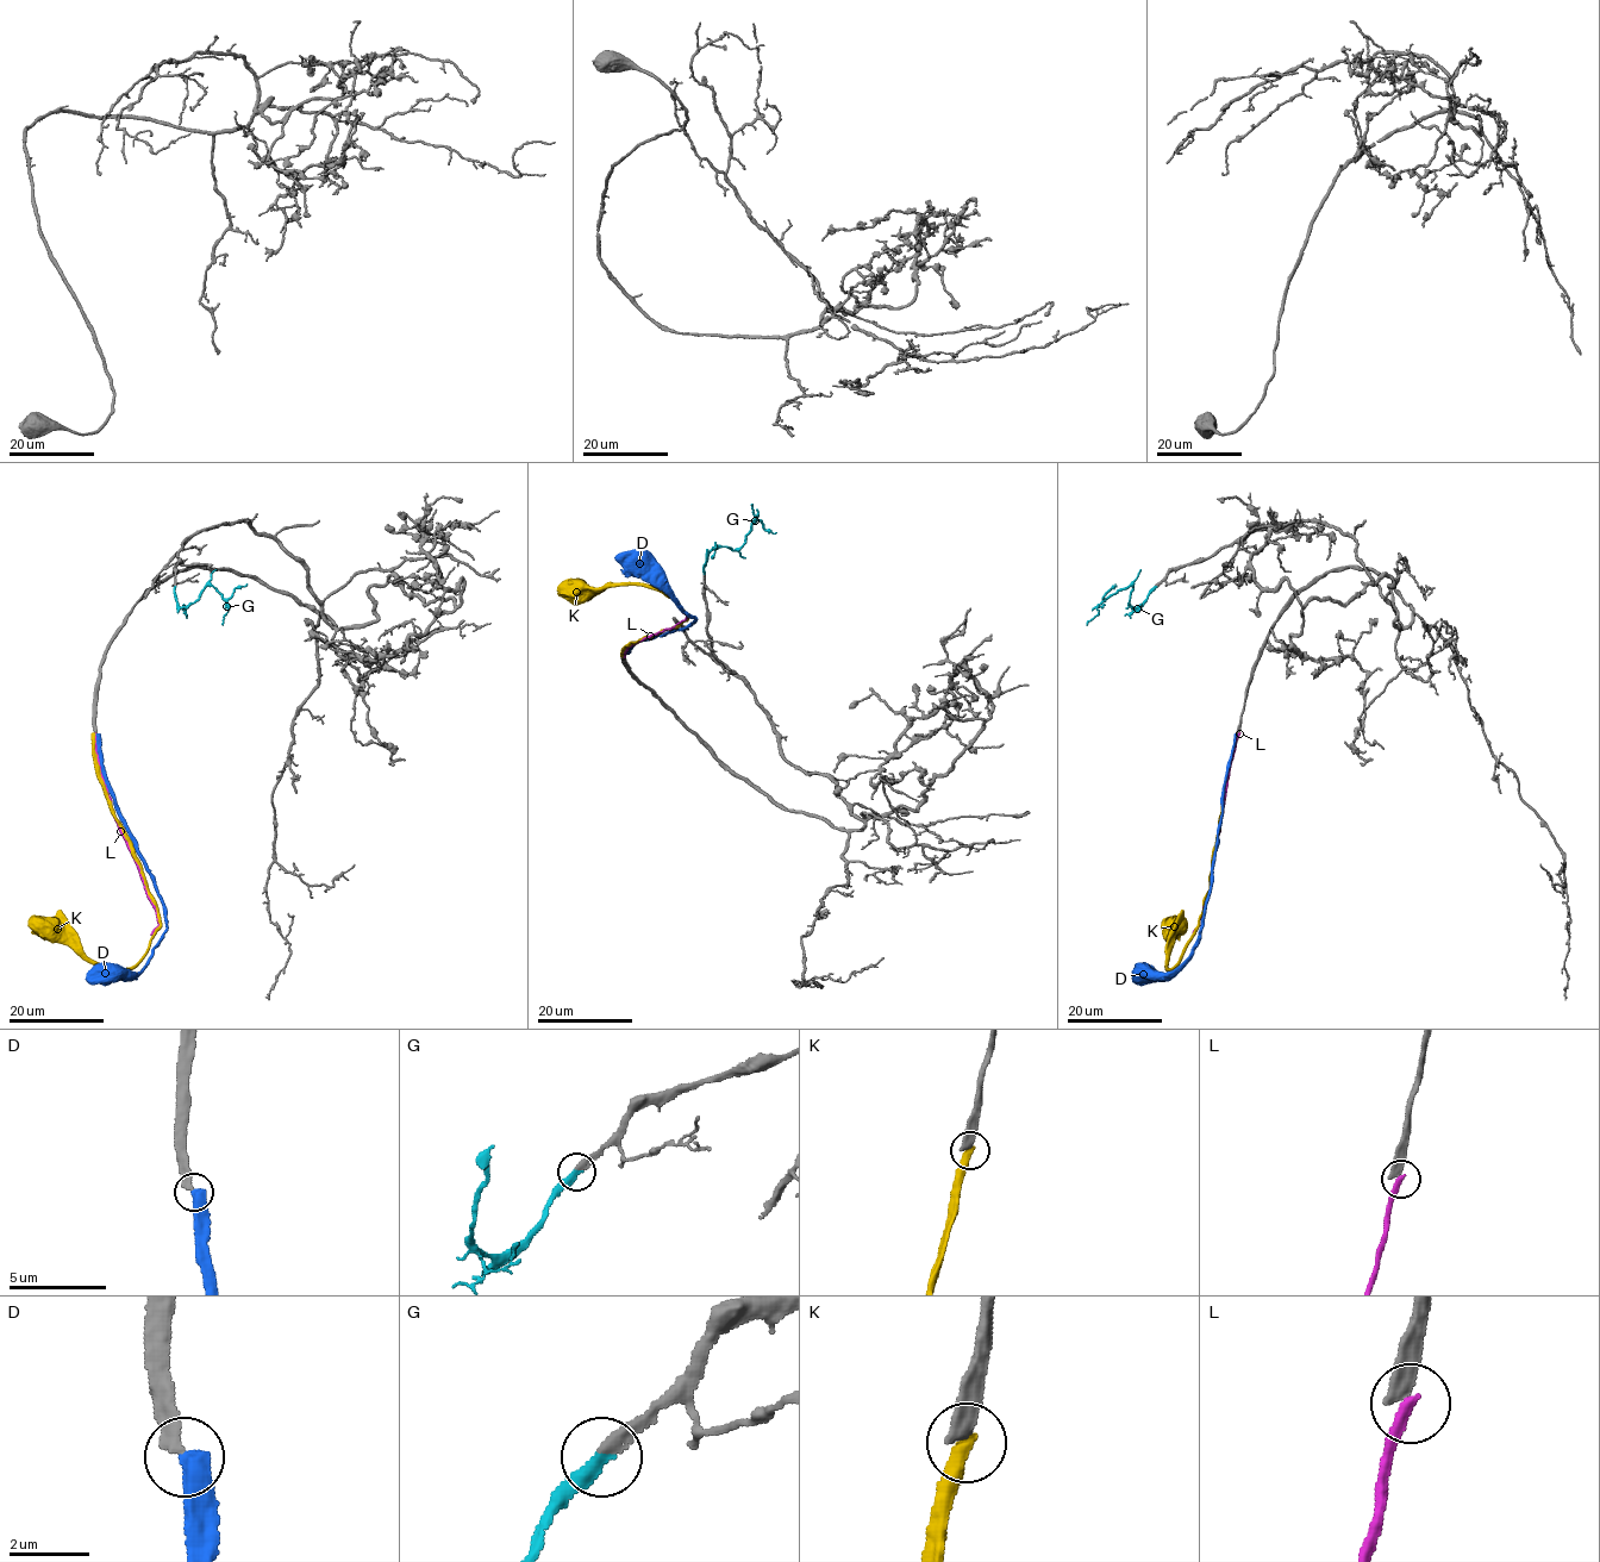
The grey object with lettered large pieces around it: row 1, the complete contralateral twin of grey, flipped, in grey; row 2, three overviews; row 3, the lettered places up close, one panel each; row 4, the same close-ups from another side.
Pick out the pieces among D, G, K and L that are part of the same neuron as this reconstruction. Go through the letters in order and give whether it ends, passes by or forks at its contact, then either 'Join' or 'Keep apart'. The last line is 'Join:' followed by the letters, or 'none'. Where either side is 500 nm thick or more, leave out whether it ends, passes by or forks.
D: Keep apart
G: It ends there. Join
K: It ends there. Keep apart
L: It ends there. Keep apart
Join: G

